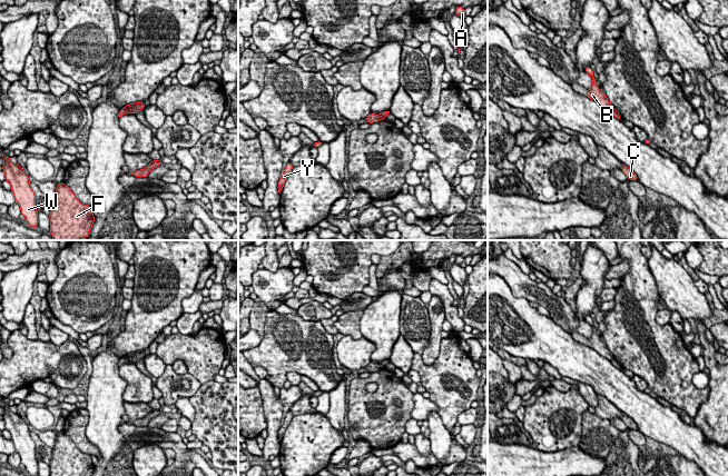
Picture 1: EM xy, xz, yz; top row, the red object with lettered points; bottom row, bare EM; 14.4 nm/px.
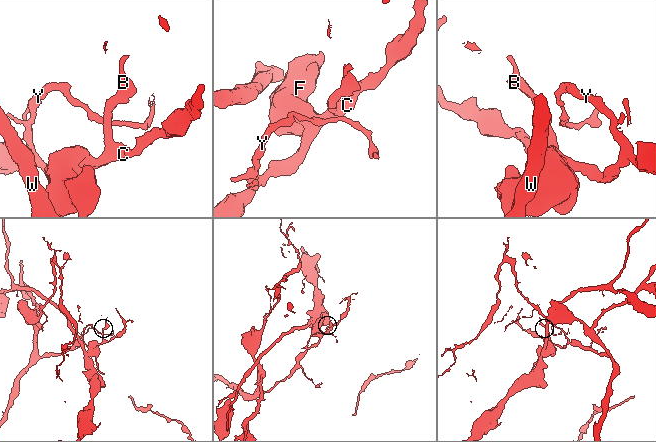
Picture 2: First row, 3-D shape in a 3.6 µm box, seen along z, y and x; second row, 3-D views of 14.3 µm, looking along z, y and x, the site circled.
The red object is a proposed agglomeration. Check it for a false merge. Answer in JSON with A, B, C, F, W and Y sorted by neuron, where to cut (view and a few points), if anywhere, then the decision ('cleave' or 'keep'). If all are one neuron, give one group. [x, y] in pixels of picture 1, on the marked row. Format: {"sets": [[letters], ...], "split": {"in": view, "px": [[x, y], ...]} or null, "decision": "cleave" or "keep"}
{"sets": [["A", "C", "F", "W", "Y"], ["B"]], "split": {"in": "xy", "px": [[125, 107], [133, 112]]}, "decision": "cleave"}

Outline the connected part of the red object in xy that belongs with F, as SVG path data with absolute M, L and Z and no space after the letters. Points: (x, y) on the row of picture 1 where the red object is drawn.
M63 182L57 184L49 215L53 240L88 238L95 221L94 217L90 206L81 204Z

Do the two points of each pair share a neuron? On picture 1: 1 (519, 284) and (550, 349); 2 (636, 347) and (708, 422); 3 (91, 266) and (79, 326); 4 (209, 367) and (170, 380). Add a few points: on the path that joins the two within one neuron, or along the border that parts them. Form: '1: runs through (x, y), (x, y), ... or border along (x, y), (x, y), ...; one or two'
1: border along (507, 283), (514, 296), (523, 297), (528, 301); two
2: border along (710, 388), (706, 400), (694, 418); two
3: runs through (74, 275), (56, 291), (62, 309); one
4: border along (187, 373), (192, 374), (202, 384); two

